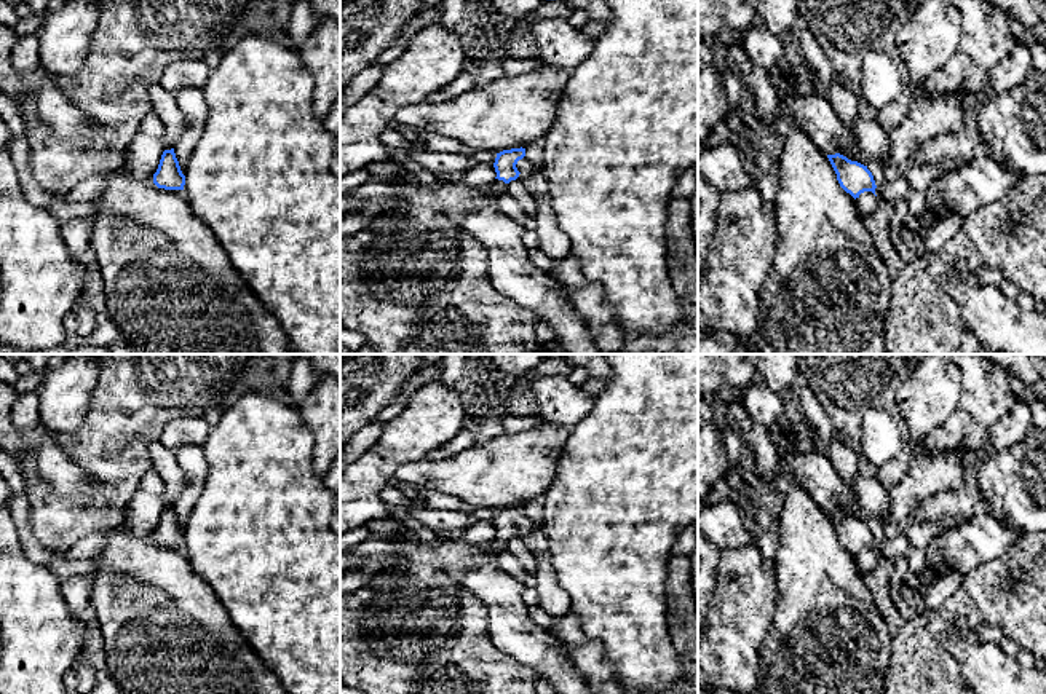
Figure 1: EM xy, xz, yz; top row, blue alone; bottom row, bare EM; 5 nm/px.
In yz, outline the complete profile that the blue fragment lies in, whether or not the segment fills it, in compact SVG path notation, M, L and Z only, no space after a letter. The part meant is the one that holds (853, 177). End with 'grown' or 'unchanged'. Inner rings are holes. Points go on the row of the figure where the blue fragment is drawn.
M835 153L827 155L840 187L850 193L854 199L864 191L872 191L875 195L875 180L867 166L851 161L846 156Z; unchanged

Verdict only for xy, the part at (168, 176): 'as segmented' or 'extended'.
as segmented

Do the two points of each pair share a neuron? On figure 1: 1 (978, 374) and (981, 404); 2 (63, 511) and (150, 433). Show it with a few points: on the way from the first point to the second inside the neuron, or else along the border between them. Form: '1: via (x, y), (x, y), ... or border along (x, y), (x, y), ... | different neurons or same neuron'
1: via (981, 382), (981, 396) | same neuron
2: via (88, 508), (115, 481), (115, 466), (125, 457) | same neuron

